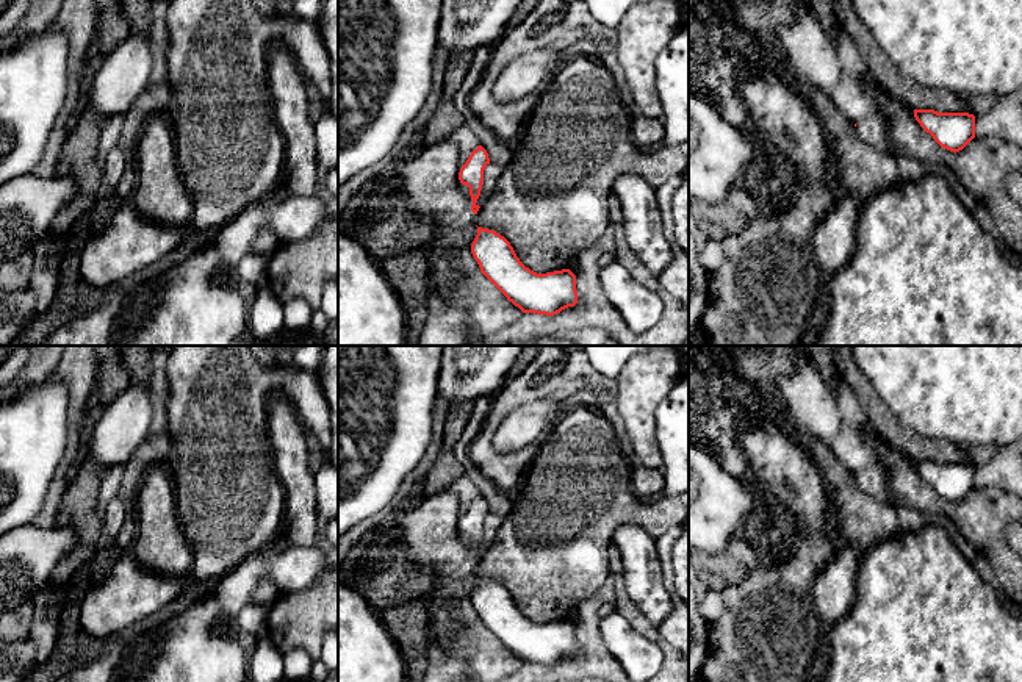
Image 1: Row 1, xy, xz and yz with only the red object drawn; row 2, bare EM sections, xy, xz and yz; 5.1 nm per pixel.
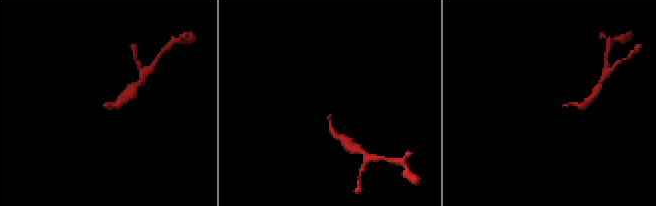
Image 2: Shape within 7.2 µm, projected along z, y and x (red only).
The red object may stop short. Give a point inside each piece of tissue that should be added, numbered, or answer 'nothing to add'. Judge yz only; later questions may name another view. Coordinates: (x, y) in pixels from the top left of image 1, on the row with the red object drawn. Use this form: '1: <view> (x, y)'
nothing to add

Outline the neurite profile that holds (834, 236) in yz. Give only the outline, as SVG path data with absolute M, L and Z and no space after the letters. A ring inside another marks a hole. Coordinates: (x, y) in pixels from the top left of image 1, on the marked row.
M840 194L812 233L814 257L822 271L837 272L853 255L861 203Z

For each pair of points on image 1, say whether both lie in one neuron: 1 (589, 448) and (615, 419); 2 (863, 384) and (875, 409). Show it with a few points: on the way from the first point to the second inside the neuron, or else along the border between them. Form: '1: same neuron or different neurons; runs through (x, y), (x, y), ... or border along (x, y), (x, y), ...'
1: different neurons; border along (595, 409), (611, 424), (618, 448), (628, 457)
2: same neuron; runs through (863, 390), (870, 402)

